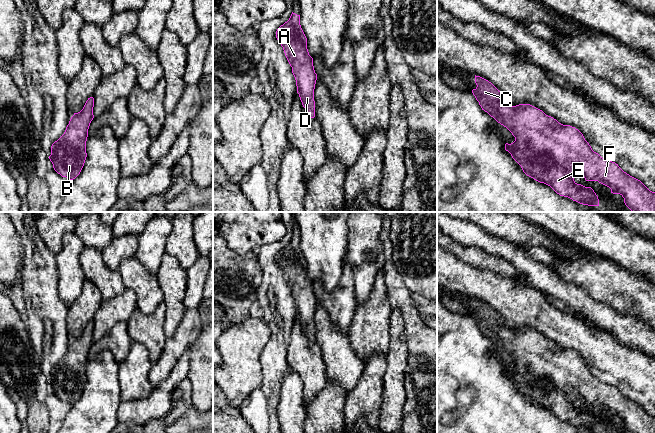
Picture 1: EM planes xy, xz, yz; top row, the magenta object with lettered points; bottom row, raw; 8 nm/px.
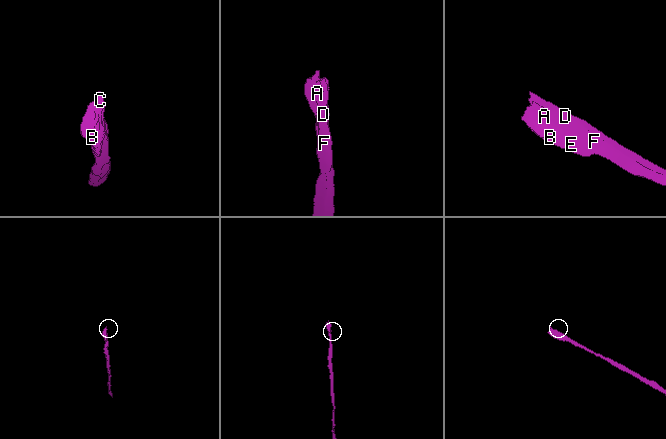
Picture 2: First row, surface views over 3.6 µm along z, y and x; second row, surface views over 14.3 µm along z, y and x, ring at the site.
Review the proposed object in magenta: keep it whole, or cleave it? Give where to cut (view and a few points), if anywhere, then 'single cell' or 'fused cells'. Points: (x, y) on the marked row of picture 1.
no cut; single cell

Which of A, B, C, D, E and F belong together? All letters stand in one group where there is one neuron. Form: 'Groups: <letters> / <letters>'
Groups: A B C D E F

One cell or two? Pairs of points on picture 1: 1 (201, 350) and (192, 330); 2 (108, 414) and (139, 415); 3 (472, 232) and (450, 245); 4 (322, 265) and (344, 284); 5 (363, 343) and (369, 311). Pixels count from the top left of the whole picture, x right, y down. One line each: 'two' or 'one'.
1: two
2: two
3: two
4: two
5: one

